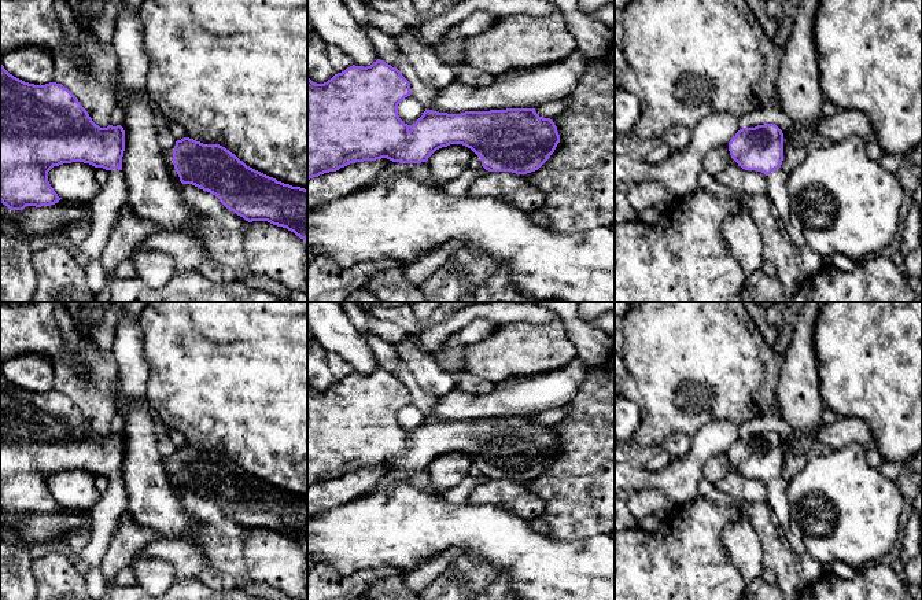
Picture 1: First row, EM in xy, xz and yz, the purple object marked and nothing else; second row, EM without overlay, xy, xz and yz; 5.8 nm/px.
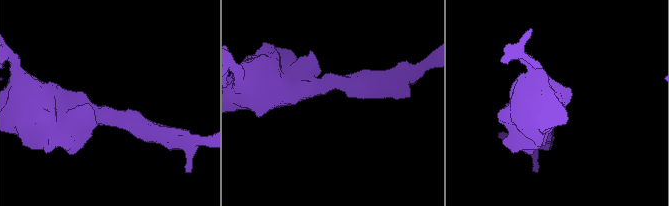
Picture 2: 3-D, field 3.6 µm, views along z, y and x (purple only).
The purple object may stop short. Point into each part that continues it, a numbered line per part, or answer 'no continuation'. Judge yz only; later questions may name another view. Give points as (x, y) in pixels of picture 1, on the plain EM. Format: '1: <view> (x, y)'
1: yz (777, 499)

